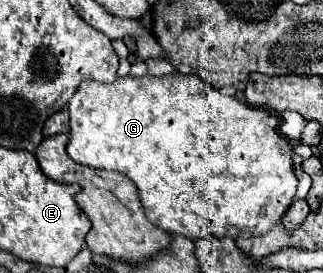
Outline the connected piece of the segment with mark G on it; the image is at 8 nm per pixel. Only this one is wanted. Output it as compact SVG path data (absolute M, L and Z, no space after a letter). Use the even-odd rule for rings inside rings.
M172 74L170 76L144 76L144 78L134 78L134 76L126 76L126 78L118 78L114 84L98 84L94 80L86 80L80 84L78 92L72 96L70 104L70 142L68 142L68 156L84 166L90 168L98 168L98 170L114 170L114 172L122 172L124 176L128 176L136 188L138 188L138 198L142 208L146 210L146 218L152 220L158 228L170 232L170 234L180 234L186 236L190 240L198 240L198 238L234 238L240 234L266 234L274 224L278 224L284 216L284 212L292 206L294 202L294 194L298 188L298 178L294 174L294 166L292 166L292 146L288 140L284 140L284 136L276 130L280 124L280 118L264 108L250 108L248 104L238 102L234 96L224 96L218 90L212 90L206 82L202 82L198 76L184 76L184 74Z

